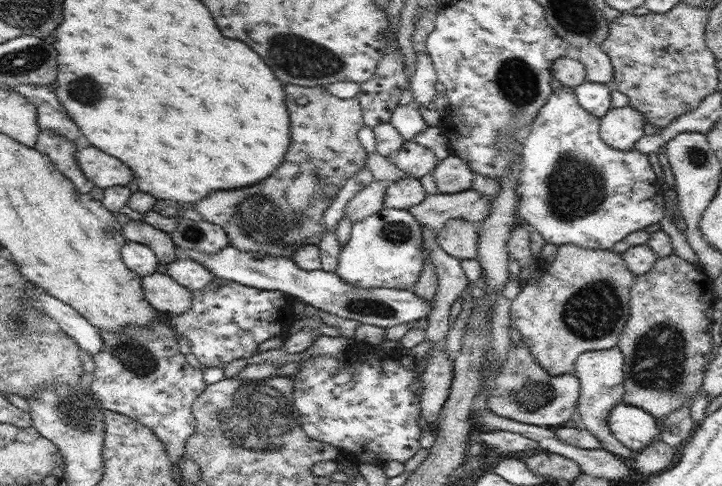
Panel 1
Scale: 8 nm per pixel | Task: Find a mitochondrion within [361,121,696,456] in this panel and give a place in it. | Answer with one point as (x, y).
(657, 363)

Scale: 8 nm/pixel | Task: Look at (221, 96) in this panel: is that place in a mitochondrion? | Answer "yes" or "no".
no

